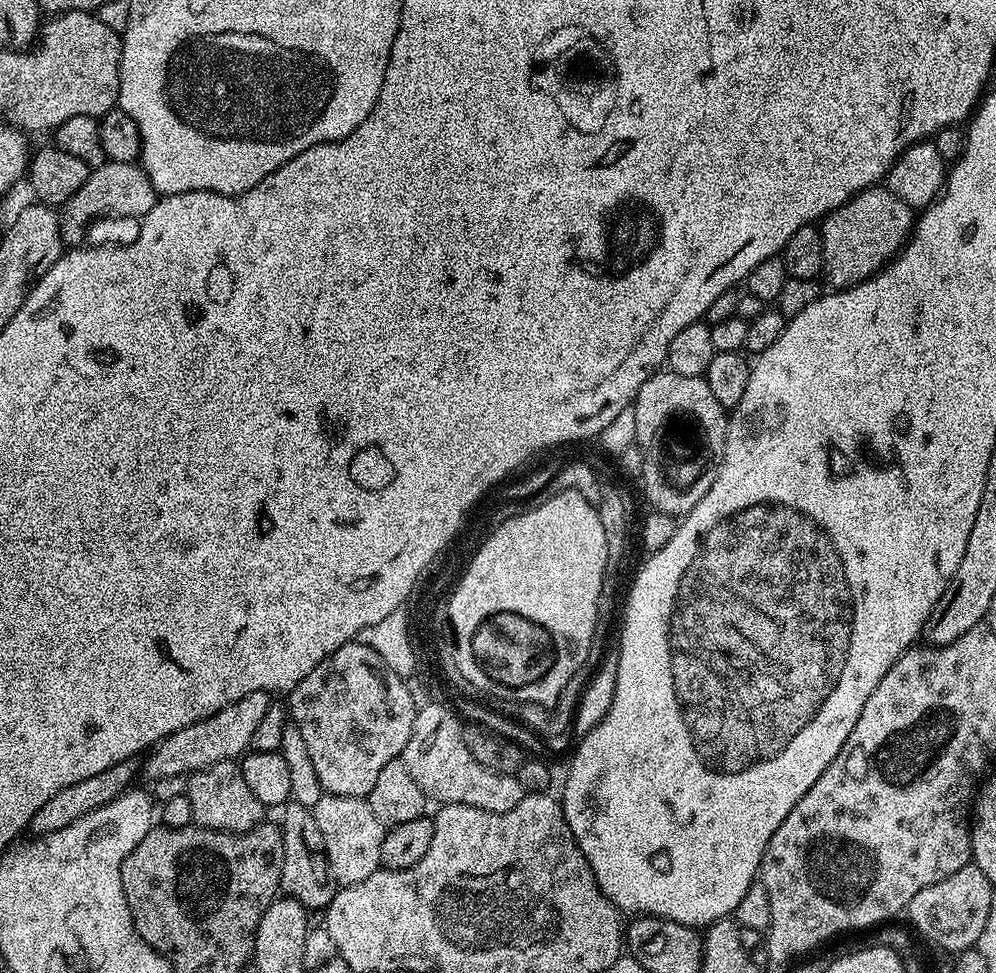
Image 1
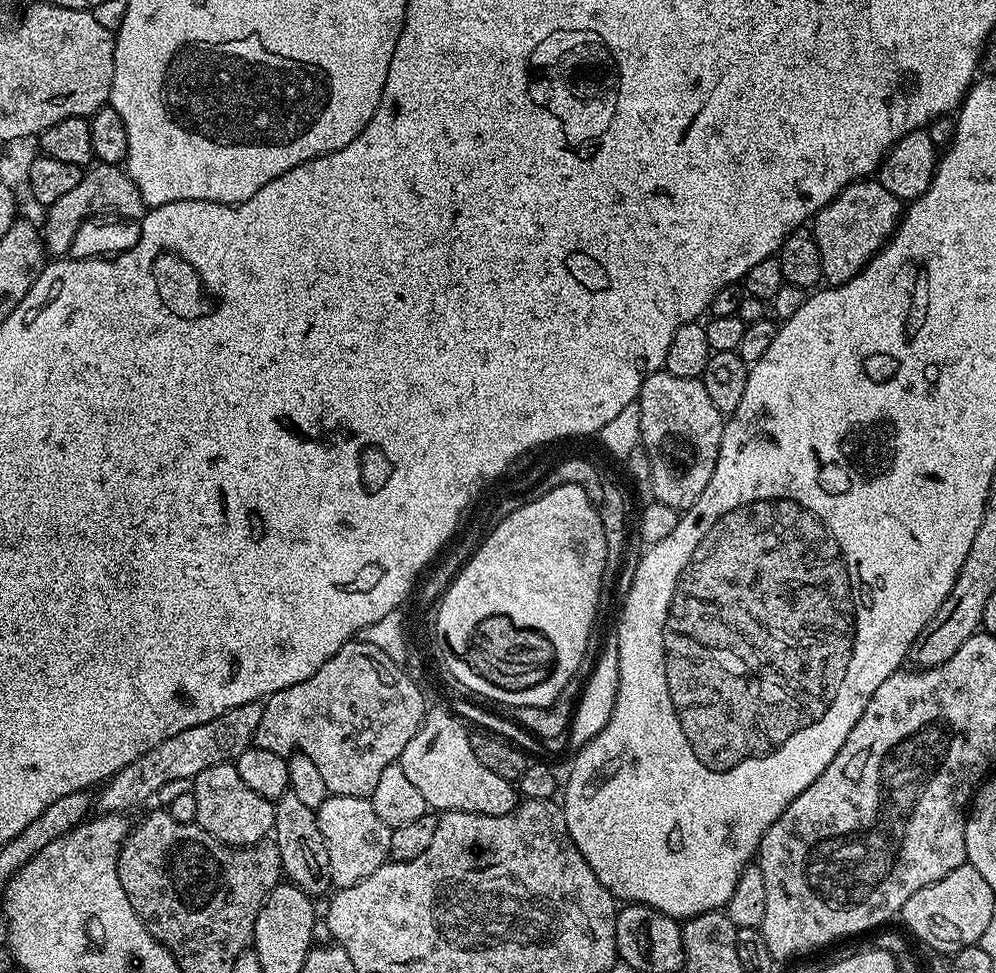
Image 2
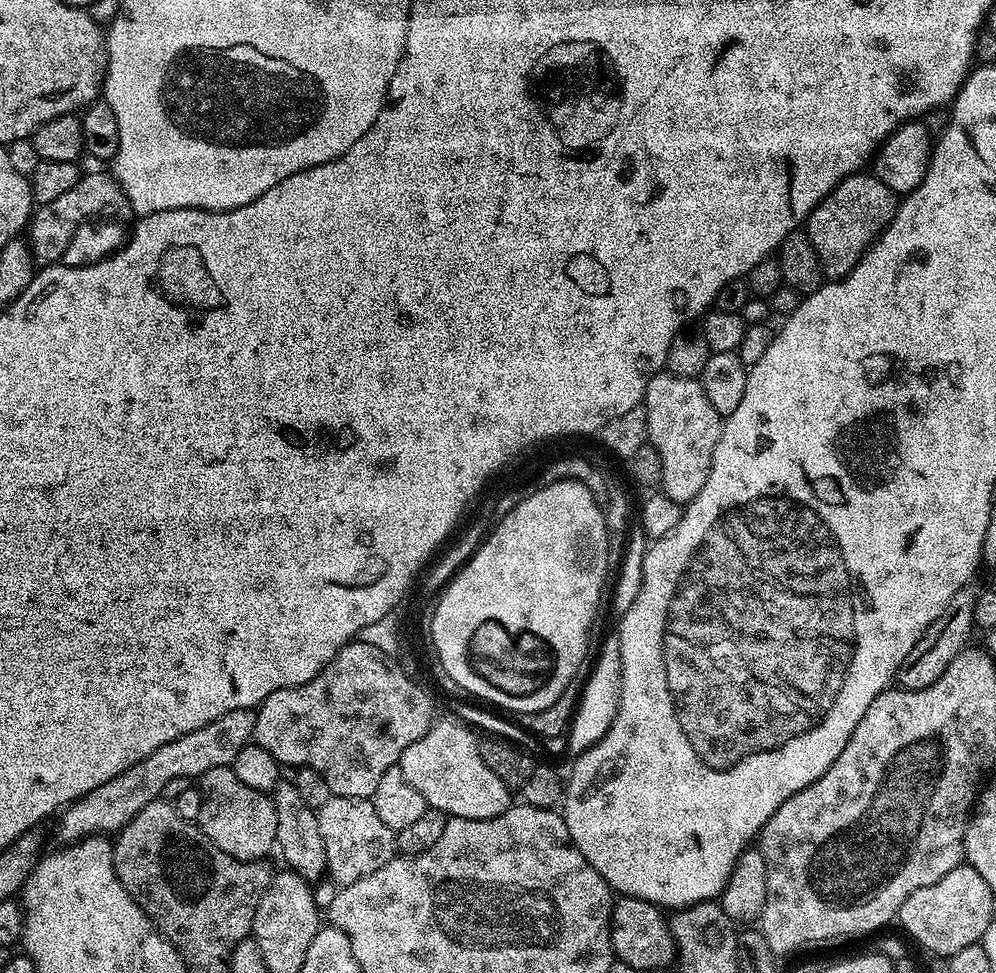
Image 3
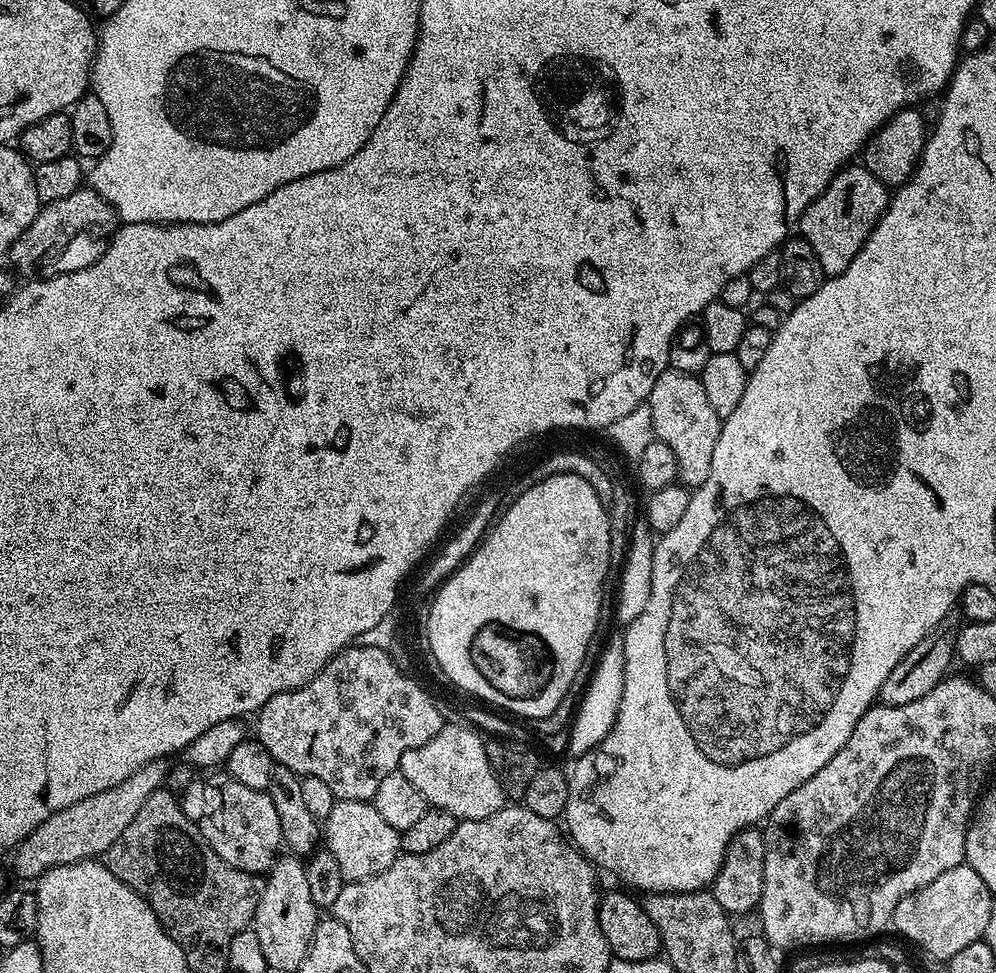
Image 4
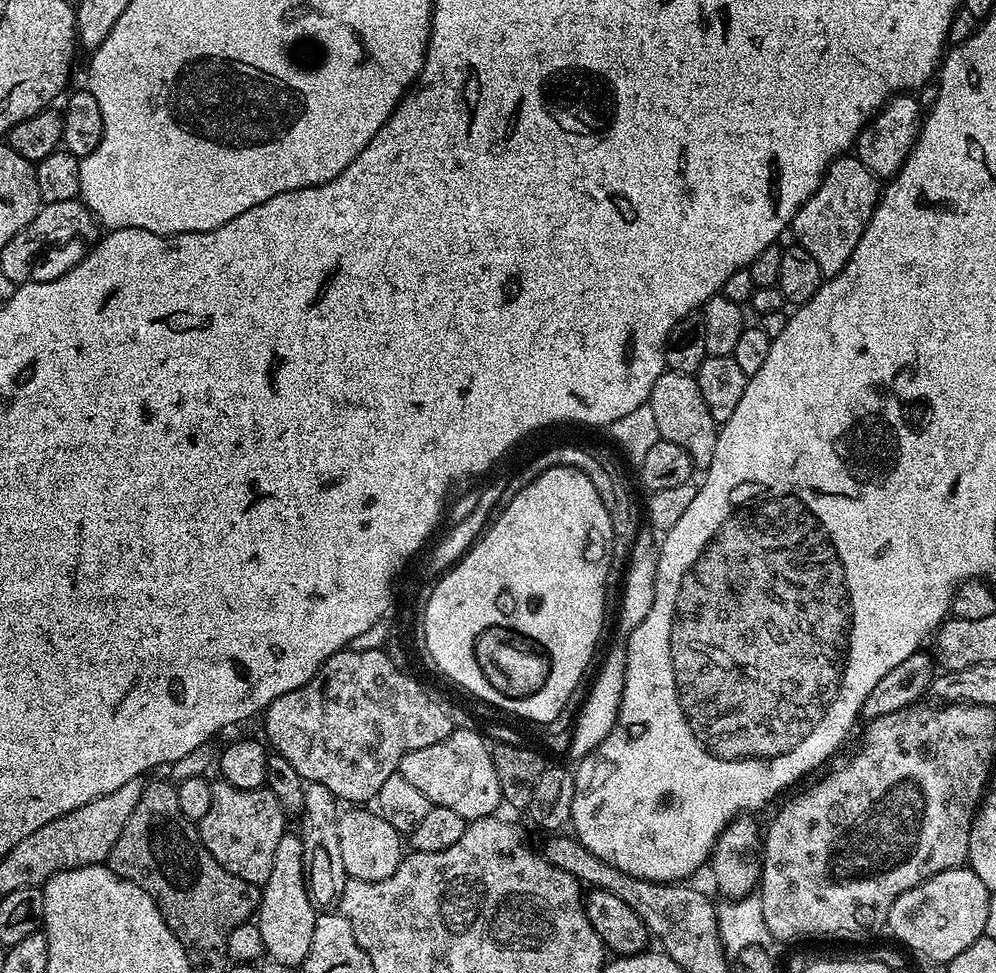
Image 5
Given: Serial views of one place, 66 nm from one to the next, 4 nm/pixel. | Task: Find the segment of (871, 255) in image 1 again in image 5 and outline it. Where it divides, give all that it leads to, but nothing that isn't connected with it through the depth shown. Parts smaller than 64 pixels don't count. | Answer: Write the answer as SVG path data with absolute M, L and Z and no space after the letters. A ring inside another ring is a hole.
M855 155L839 156L828 167L820 179L814 194L794 214L790 225L790 236L814 262L818 262L821 277L831 278L850 262L858 238L866 230L882 195L881 181Z

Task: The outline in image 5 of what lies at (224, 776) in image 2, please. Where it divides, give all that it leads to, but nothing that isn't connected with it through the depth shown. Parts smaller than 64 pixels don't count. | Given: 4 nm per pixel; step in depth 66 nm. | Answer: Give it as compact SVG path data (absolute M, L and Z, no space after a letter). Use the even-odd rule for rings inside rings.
M216 782L212 785L210 810L206 810L206 818L198 822L200 840L206 850L210 850L218 866L242 878L242 882L262 886L266 878L270 878L270 870L274 867L274 850L278 850L278 842L286 831L284 819L284 808L267 786L238 790L238 786Z

